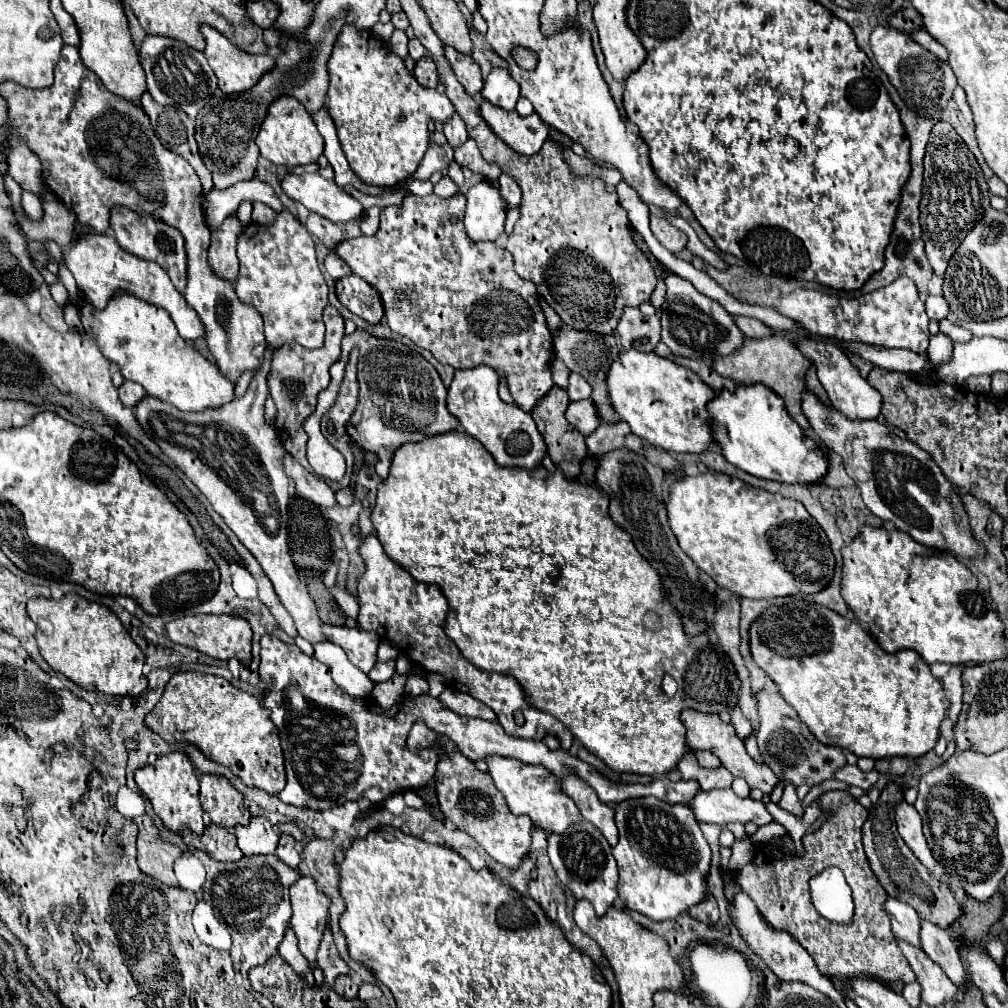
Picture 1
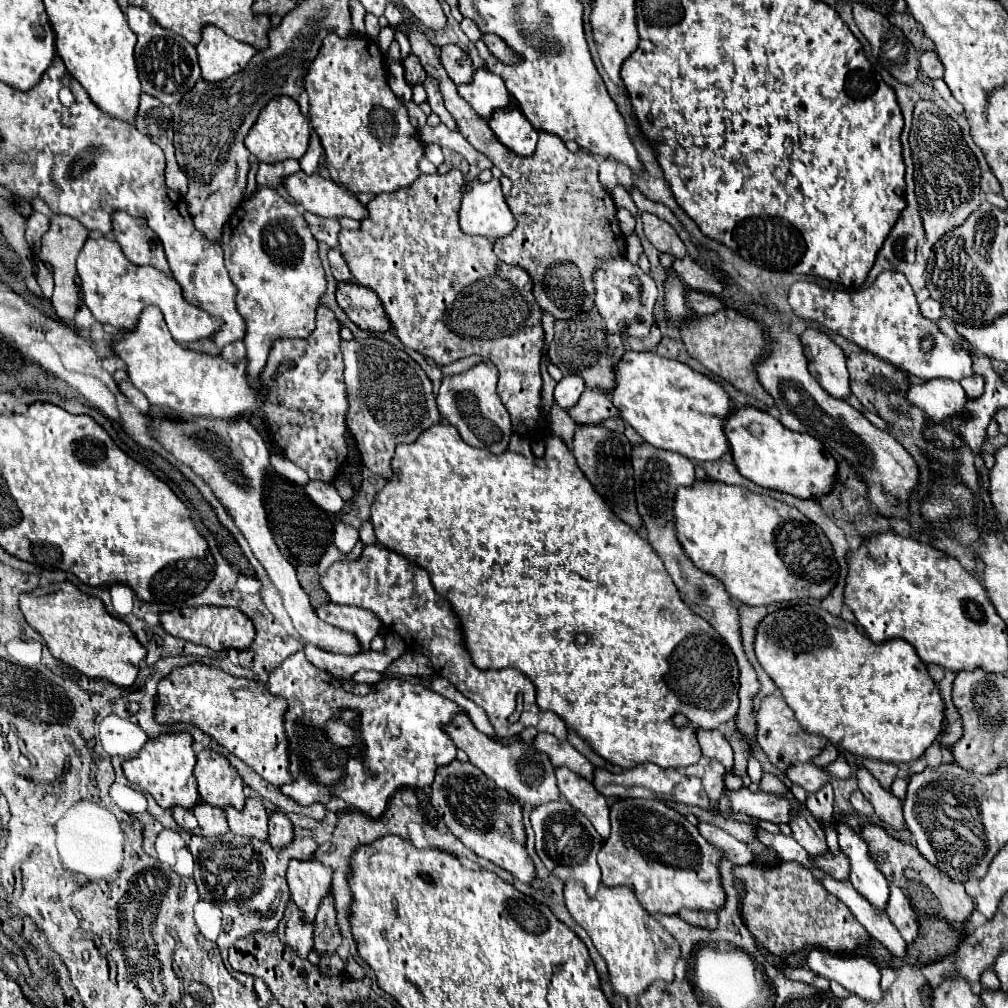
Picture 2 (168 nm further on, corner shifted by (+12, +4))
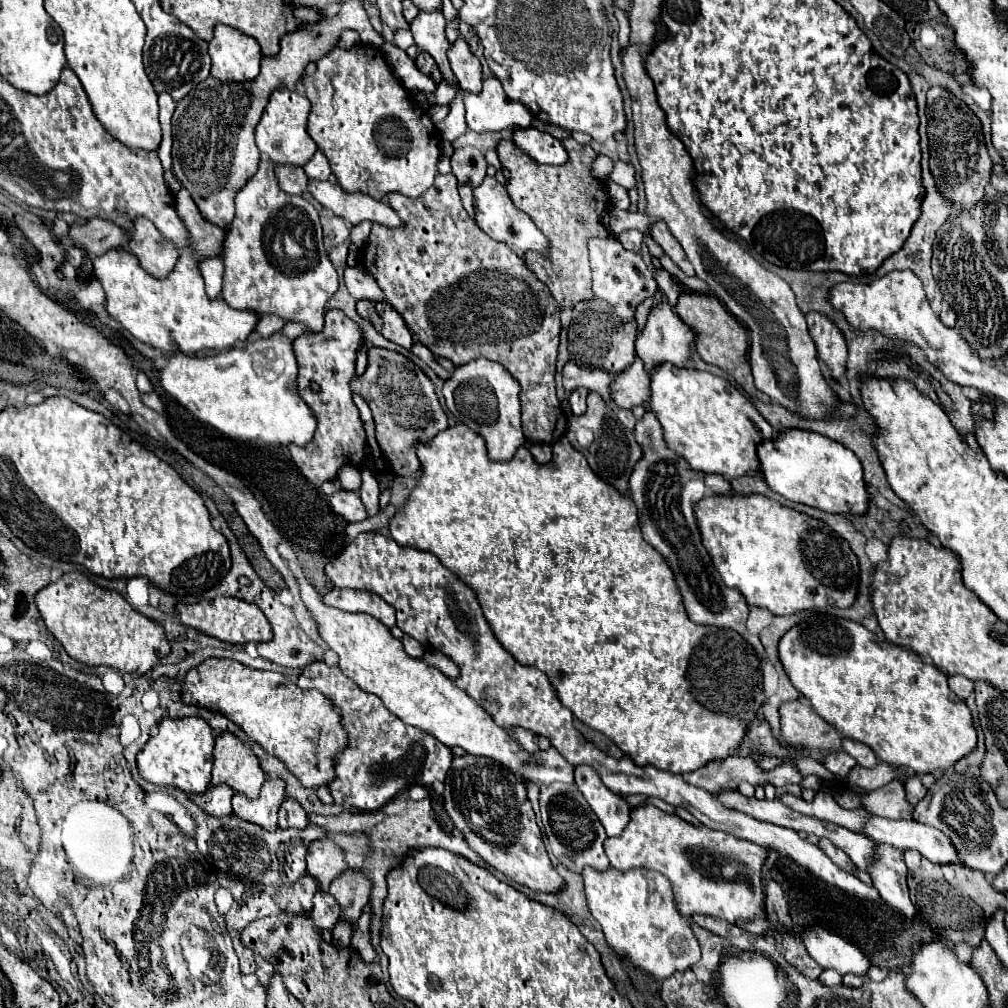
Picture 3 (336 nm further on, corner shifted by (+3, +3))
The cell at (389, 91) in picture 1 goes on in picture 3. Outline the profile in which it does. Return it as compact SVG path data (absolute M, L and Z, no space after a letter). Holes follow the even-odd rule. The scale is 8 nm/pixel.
M357 45L353 49L333 49L317 61L317 71L303 79L307 99L311 101L311 113L307 131L317 147L327 155L331 171L339 185L349 191L361 191L373 199L383 199L387 193L401 193L407 197L421 197L437 175L439 161L439 133L435 141L435 125L415 105L413 97L397 83L379 47Z

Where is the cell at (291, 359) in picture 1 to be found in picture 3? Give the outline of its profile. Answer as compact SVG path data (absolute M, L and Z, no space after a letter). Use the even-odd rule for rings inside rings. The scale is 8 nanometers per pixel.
M339 309L325 313L325 327L321 333L307 333L293 341L293 353L299 363L297 391L301 399L315 413L317 429L313 441L305 449L289 445L291 457L301 473L313 483L321 485L337 477L337 471L347 465L361 463L361 449L365 445L365 429L359 409L353 403L349 381L355 375L355 351L363 343L361 329Z

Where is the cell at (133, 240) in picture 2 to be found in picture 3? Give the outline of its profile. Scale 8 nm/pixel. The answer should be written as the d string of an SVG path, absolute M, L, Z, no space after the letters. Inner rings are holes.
M137 217L129 229L129 251L153 277L165 277L177 263L177 249L169 243L147 217Z

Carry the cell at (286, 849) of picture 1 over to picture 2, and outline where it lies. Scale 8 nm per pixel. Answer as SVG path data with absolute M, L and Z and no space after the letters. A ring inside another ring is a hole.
M274 812L270 816L270 844L274 848L282 848L284 844L288 844L288 840L294 838L294 832L292 832L292 822L288 820L288 816L284 812Z

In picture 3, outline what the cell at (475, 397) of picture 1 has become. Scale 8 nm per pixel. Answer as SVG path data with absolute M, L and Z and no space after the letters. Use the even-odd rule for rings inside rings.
M475 359L471 363L455 367L455 373L445 381L443 395L447 409L469 429L479 433L485 439L489 459L509 461L517 447L525 443L521 431L521 403L519 403L521 385L513 379L503 365L489 359Z

